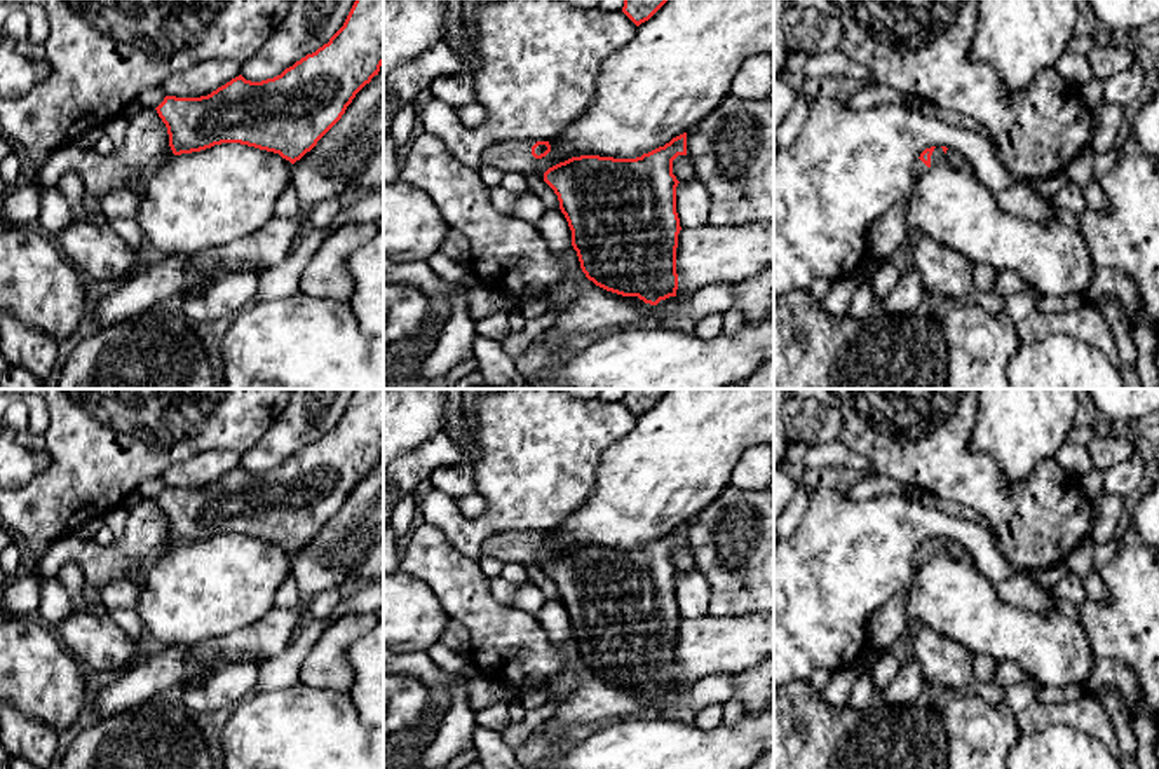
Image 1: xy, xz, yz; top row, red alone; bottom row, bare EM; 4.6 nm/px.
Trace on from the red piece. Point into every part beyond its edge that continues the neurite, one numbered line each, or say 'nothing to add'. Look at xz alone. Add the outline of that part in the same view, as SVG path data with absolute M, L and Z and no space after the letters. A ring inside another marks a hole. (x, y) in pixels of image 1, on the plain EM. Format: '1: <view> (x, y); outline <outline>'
1: xz (516, 544); outline M509 530L498 532L488 537L481 548L483 556L495 556L500 561L519 561L530 563L535 560L539 549L532 546L532 537L535 530Z

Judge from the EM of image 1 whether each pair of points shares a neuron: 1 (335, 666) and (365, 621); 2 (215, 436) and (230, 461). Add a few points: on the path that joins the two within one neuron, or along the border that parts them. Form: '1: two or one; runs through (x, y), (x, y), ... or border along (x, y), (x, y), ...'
1: one; runs through (335, 654), (335, 649), (352, 632)
2: two; border along (241, 454), (201, 450), (183, 461)

